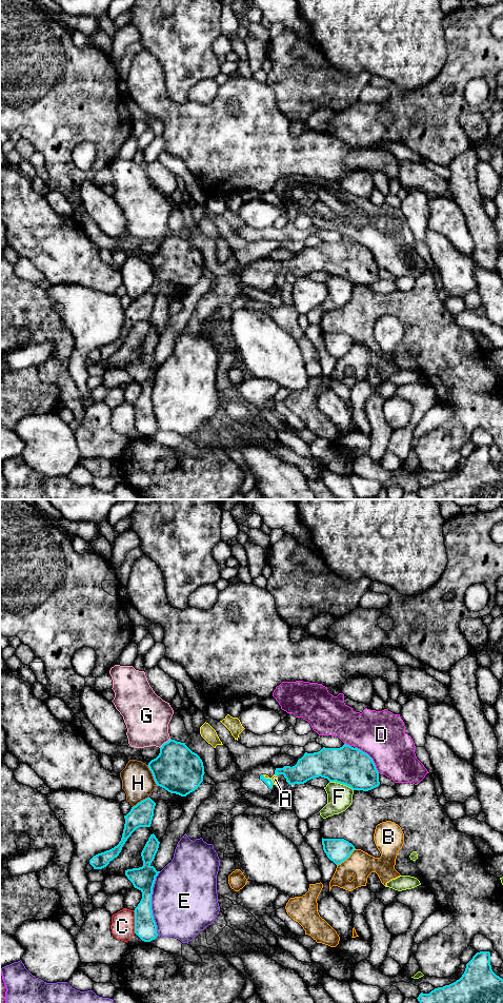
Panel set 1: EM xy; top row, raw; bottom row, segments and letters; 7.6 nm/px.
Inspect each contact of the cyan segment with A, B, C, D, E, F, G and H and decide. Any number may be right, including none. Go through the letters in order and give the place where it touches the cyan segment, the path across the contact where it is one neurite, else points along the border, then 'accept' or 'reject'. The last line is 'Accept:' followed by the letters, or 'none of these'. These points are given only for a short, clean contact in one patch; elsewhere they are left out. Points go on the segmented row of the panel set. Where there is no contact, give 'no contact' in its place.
A: xy (268, 779) | accept
B: xy (346, 858) | reject
C: xy (135, 922) | reject
D: xy (370, 758) | reject
E: xy (151, 903) | reject
F: xy (341, 783) | reject
G: xy (164, 743) | reject
H: xy (153, 775) | reject
Accept: A

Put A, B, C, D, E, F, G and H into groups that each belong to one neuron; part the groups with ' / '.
A / B / C / D / E / F / G / H

